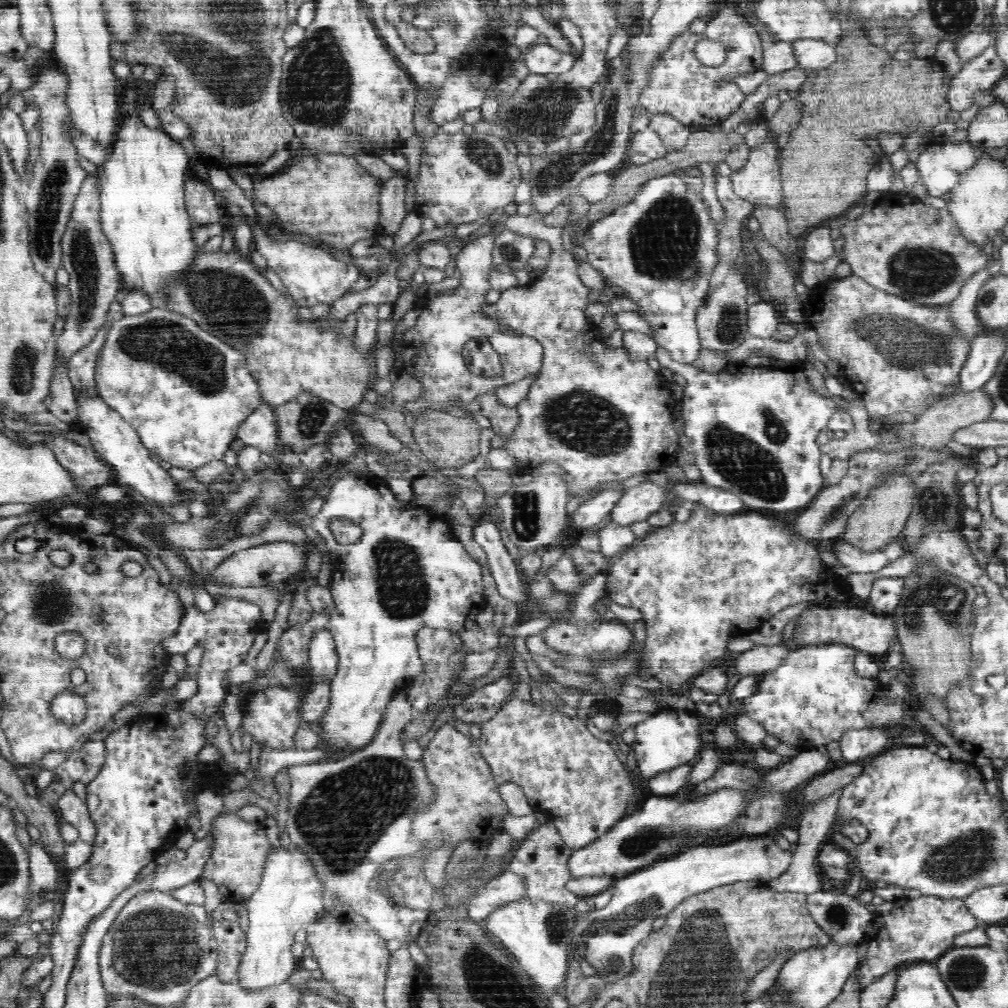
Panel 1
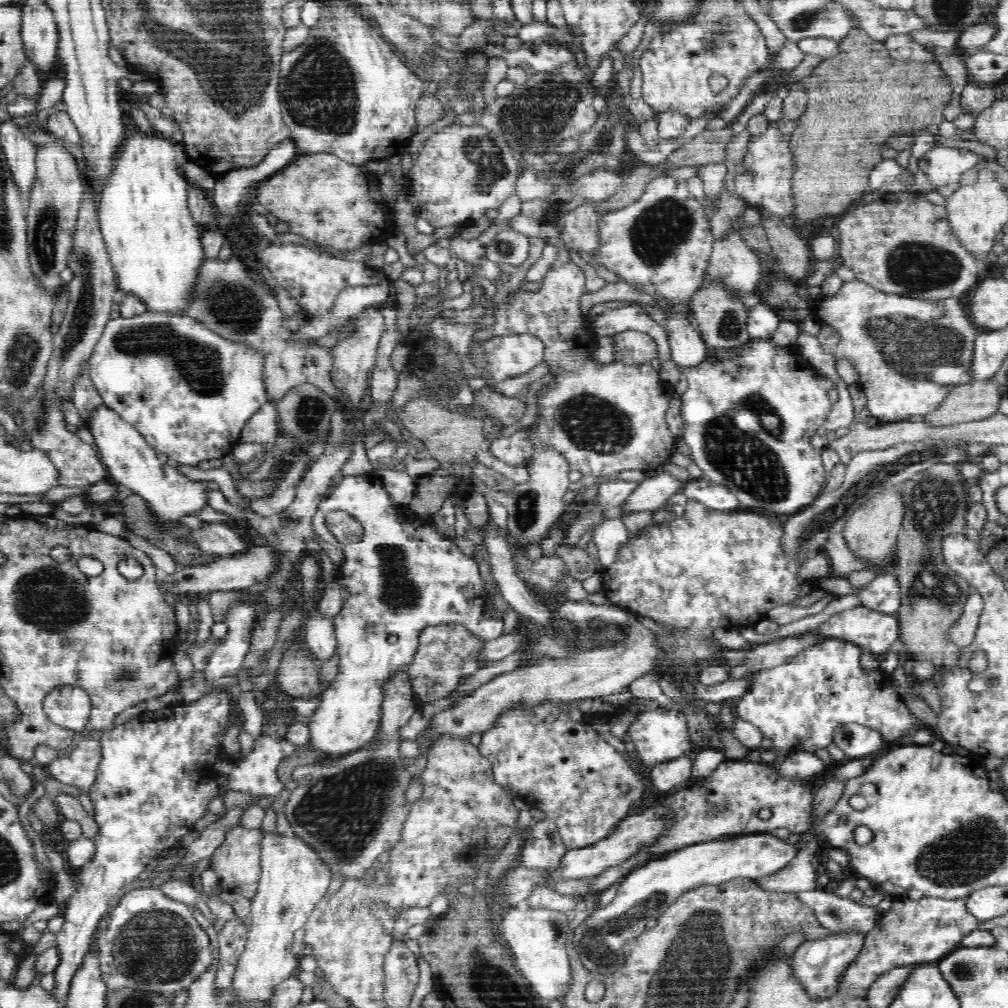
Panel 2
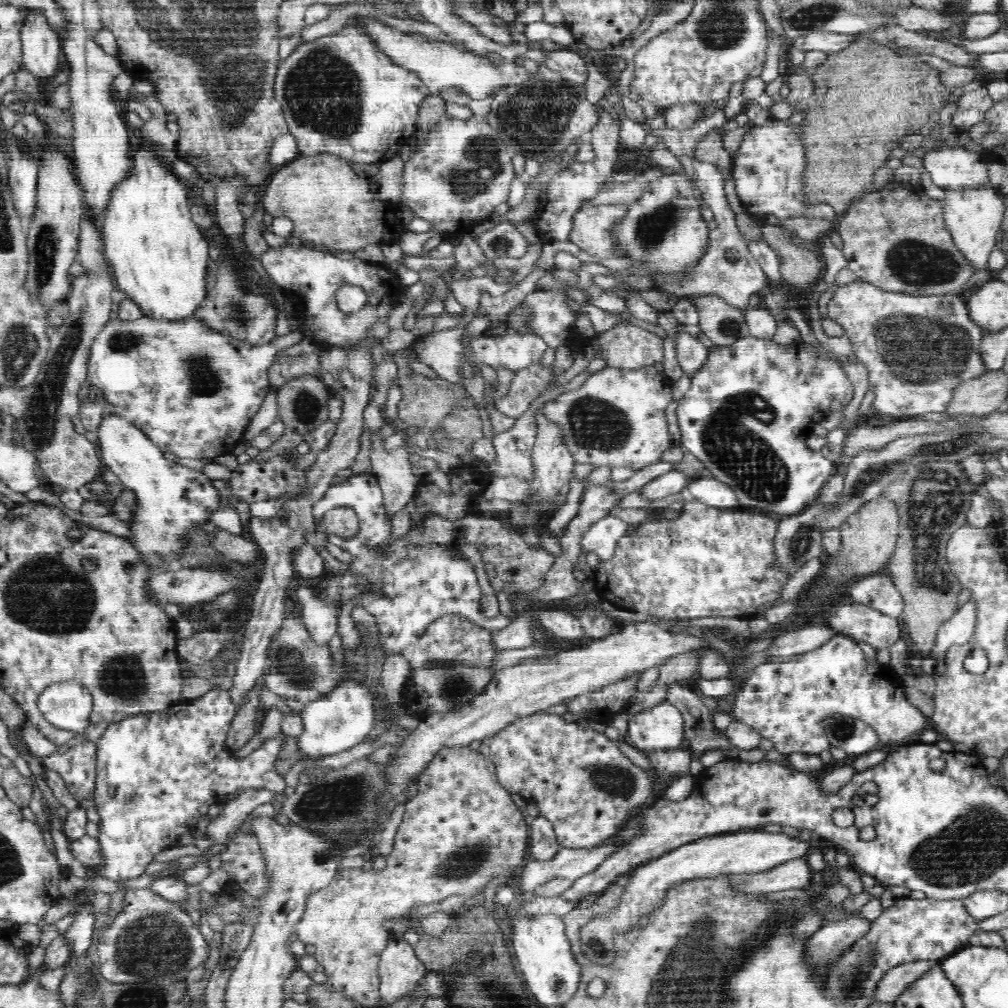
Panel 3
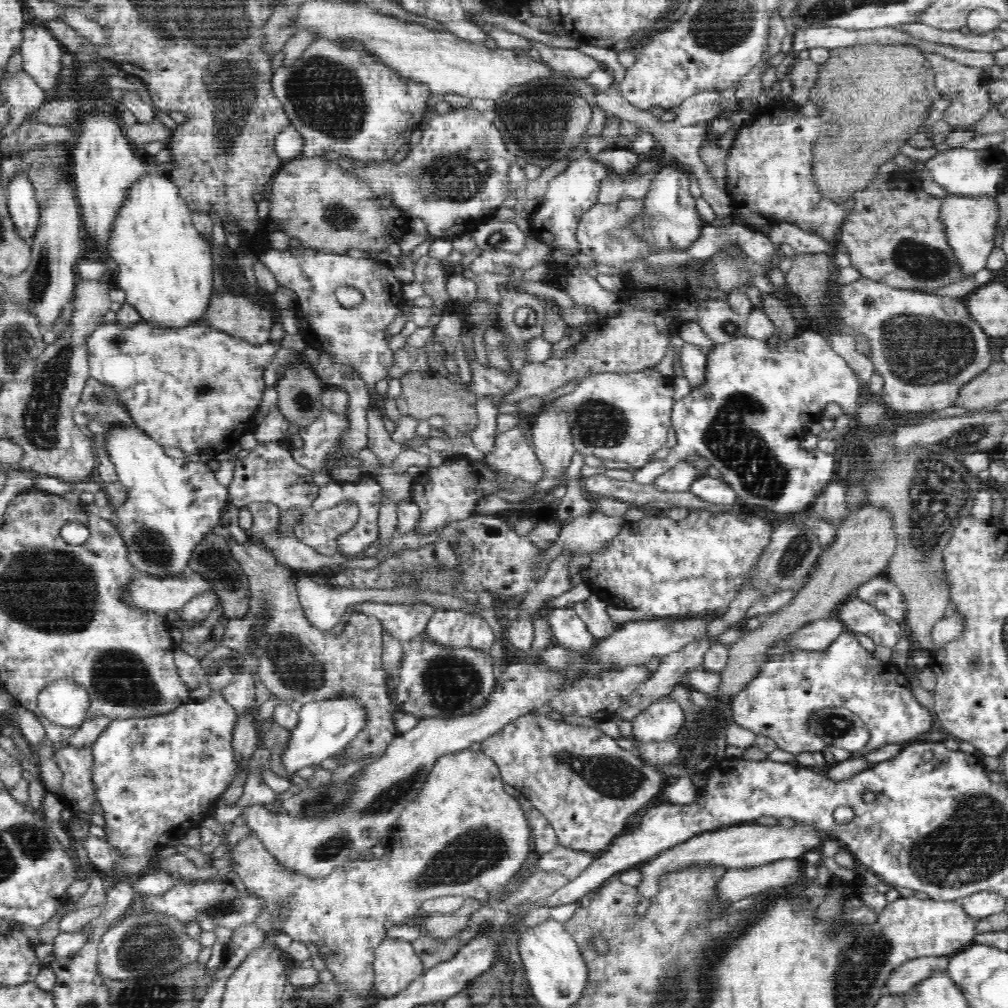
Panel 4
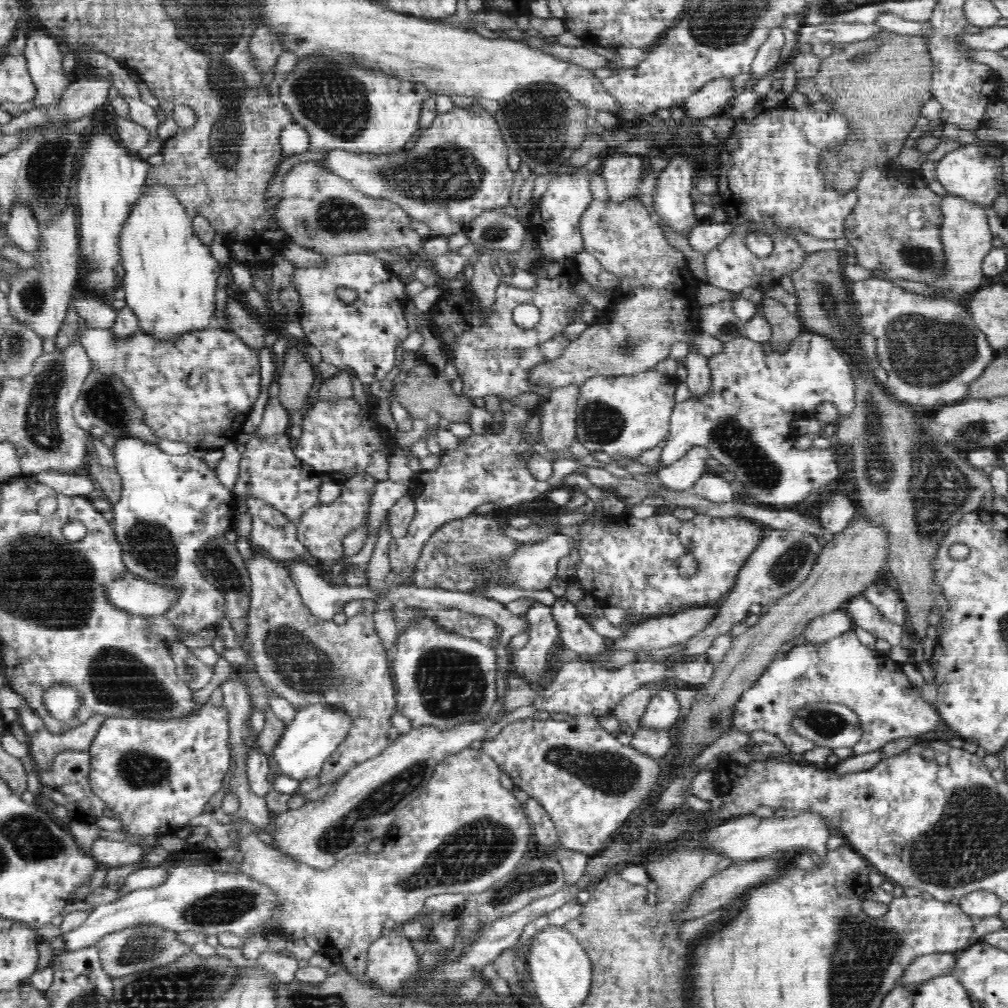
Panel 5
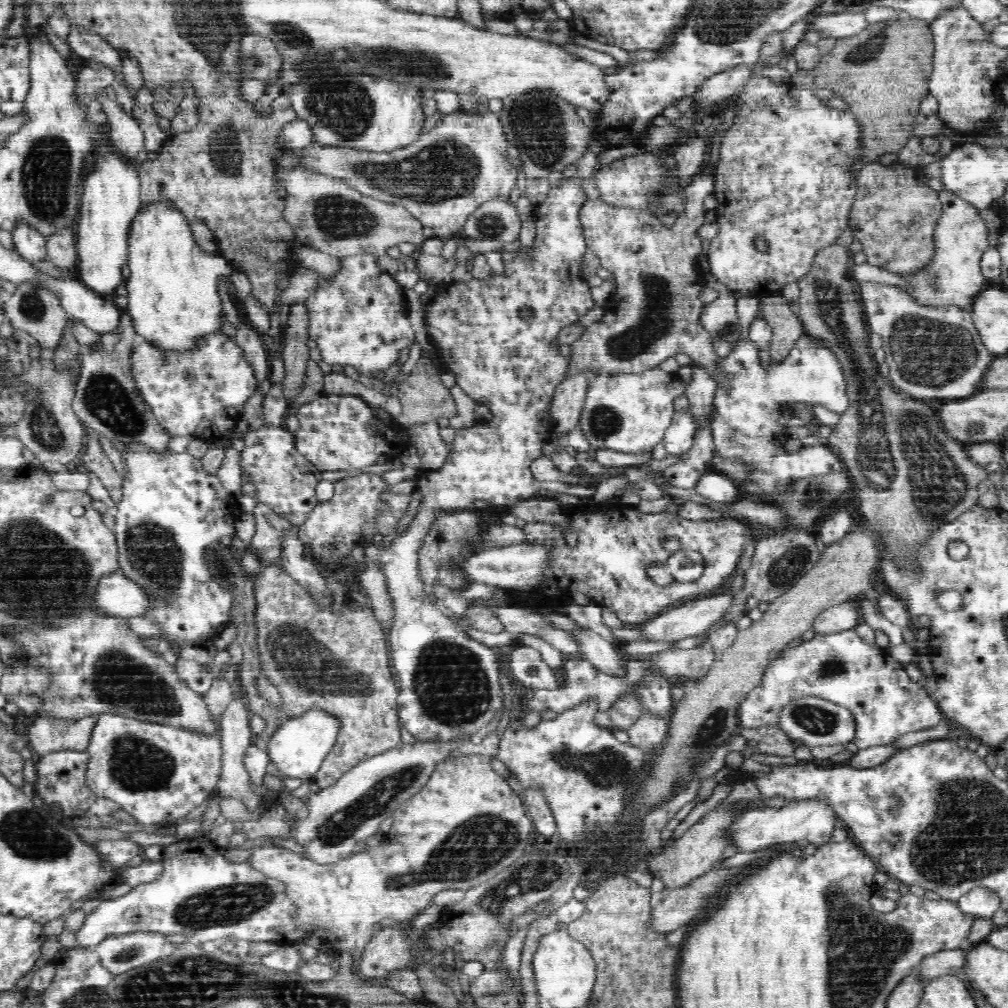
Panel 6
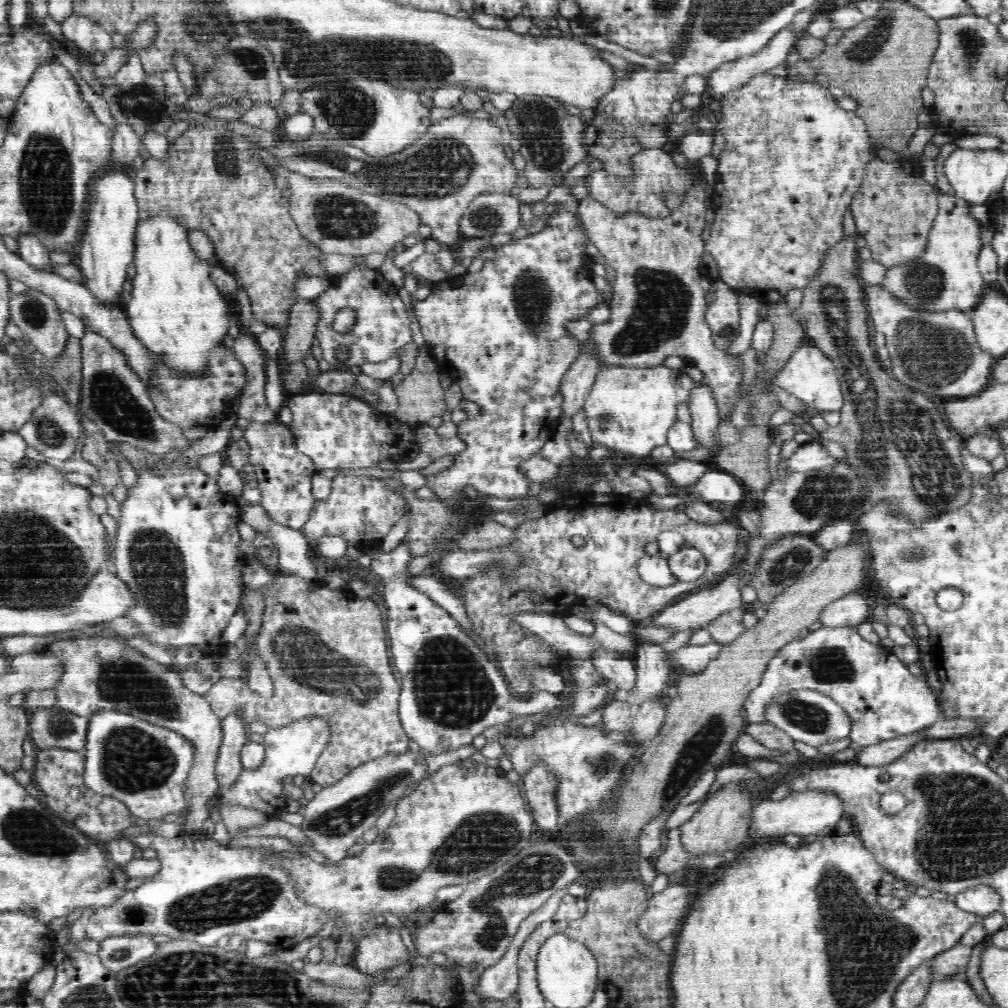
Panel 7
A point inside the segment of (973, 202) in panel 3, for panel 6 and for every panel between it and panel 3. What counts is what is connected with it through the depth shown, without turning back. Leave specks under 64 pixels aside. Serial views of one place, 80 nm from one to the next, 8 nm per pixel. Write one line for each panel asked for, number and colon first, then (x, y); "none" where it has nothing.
4: (970, 223)
5: (966, 238)
6: (954, 278)

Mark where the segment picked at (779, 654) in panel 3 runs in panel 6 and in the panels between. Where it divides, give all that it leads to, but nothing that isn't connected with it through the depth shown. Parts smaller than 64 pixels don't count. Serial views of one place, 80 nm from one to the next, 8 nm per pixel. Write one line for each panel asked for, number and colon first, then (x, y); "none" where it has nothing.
4: (817, 635)
5: (825, 627)
6: (847, 615)

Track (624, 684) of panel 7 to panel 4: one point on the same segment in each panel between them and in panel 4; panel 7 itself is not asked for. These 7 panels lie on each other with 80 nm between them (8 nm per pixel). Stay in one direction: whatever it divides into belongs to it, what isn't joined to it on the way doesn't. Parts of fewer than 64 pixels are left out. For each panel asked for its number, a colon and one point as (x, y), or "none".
4: (568, 628)
5: (575, 633)
6: (602, 654)

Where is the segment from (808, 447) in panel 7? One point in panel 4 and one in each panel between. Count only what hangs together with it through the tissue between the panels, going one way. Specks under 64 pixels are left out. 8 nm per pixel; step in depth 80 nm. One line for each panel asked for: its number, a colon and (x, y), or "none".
4: (746, 418)
5: (745, 421)
6: (745, 427)

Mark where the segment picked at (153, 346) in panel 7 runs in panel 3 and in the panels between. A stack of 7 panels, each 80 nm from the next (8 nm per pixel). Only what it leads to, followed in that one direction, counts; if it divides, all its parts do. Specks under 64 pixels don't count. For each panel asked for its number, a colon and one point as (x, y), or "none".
3: (157, 254)
4: (164, 266)
5: (170, 276)
6: (173, 300)

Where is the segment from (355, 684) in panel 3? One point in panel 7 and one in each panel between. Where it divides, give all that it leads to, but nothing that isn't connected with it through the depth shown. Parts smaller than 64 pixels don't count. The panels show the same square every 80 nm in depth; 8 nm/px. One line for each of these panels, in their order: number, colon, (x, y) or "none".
4: (327, 727)
5: (317, 730)
6: (297, 748)
7: (293, 749)

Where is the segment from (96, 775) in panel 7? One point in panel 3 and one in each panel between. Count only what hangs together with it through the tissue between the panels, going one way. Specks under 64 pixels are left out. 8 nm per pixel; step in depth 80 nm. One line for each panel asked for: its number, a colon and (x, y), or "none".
3: (157, 773)
4: (157, 777)
5: (157, 775)
6: (157, 773)

